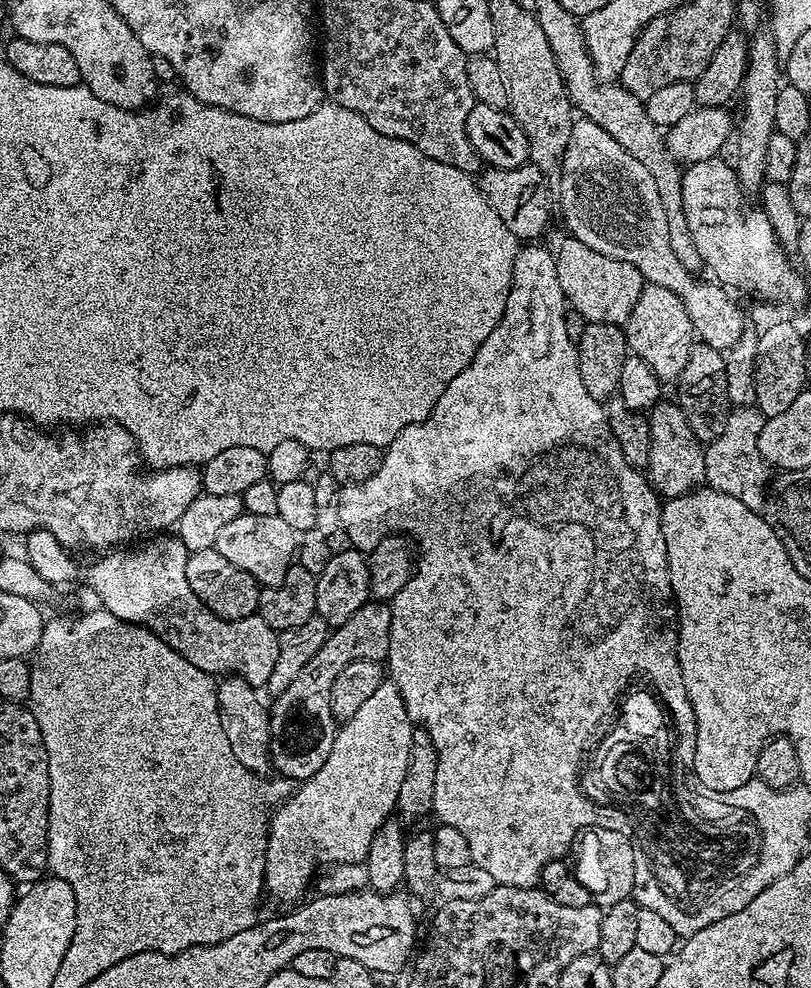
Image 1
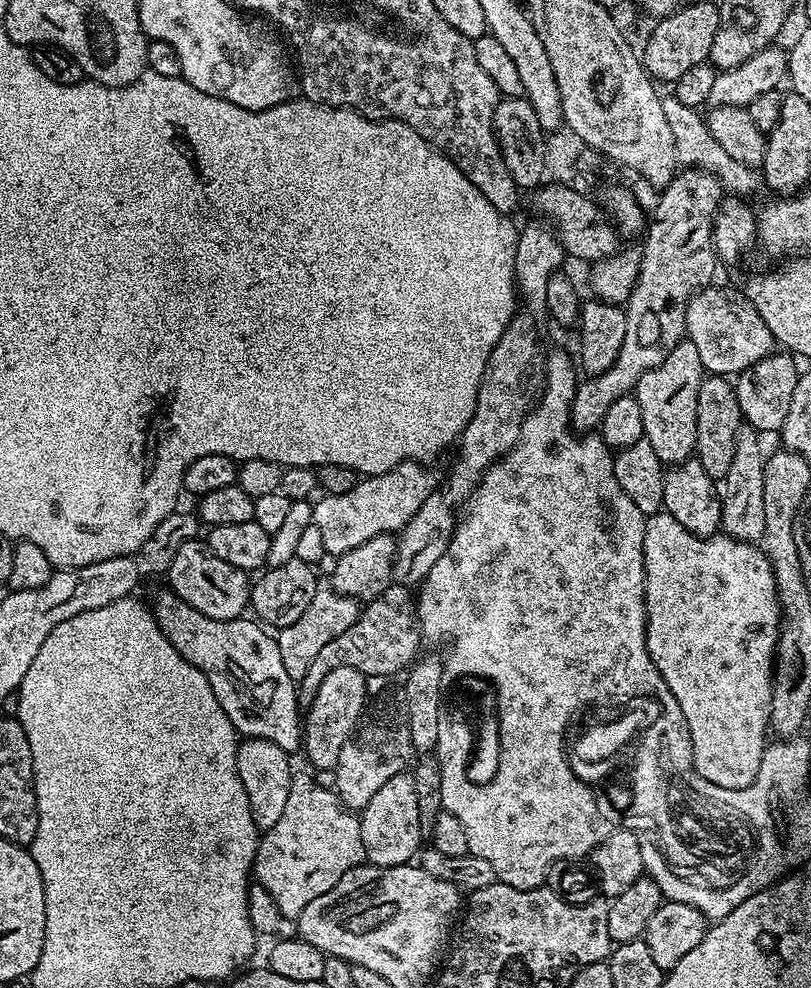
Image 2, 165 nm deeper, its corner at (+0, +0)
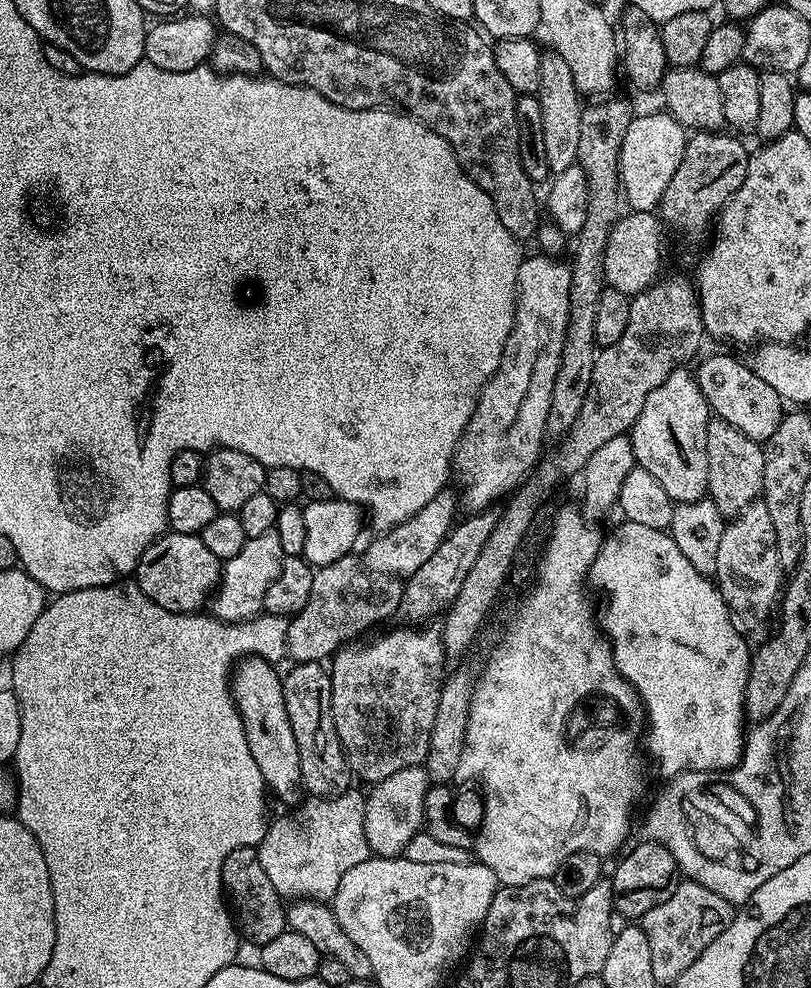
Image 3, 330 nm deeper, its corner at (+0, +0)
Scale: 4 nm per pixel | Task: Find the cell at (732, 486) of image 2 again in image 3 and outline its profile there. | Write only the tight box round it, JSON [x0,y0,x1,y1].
[714,499,782,620]

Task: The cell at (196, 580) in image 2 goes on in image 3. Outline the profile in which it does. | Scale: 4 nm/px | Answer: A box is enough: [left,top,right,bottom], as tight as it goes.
[134,530,222,614]

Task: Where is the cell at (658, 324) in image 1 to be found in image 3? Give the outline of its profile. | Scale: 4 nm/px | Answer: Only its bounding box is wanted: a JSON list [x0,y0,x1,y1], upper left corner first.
[630,367,710,504]

